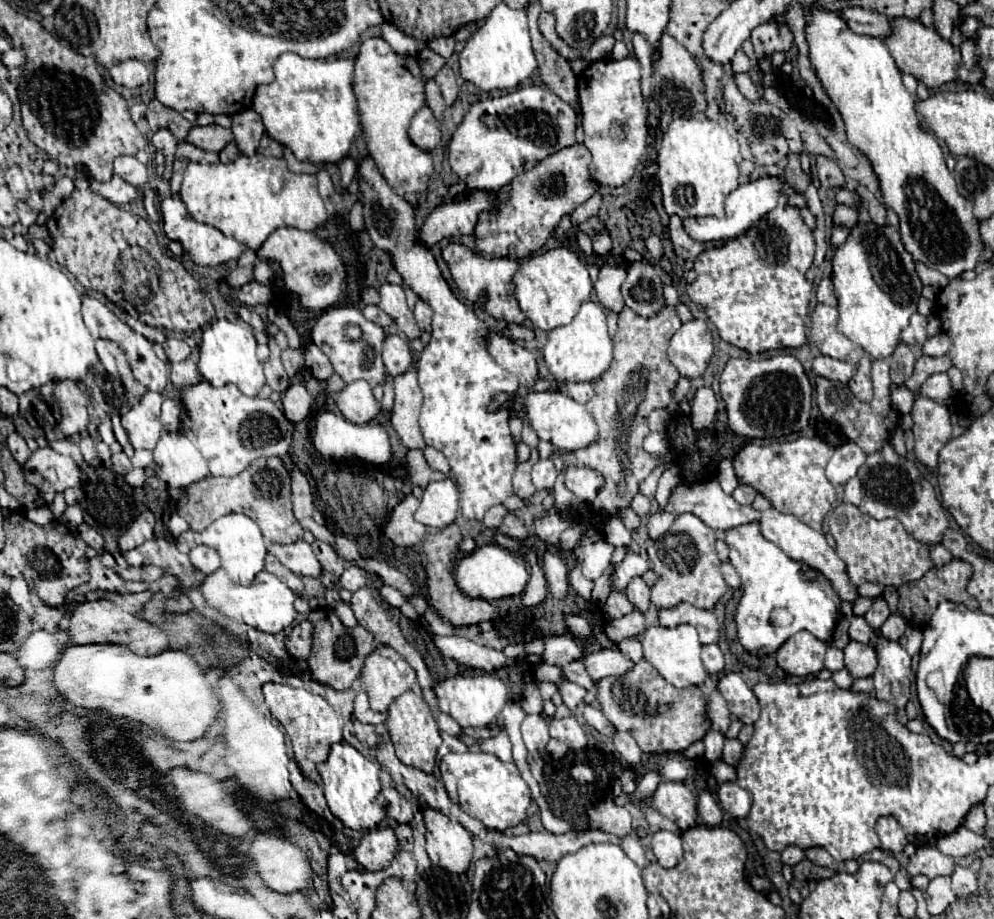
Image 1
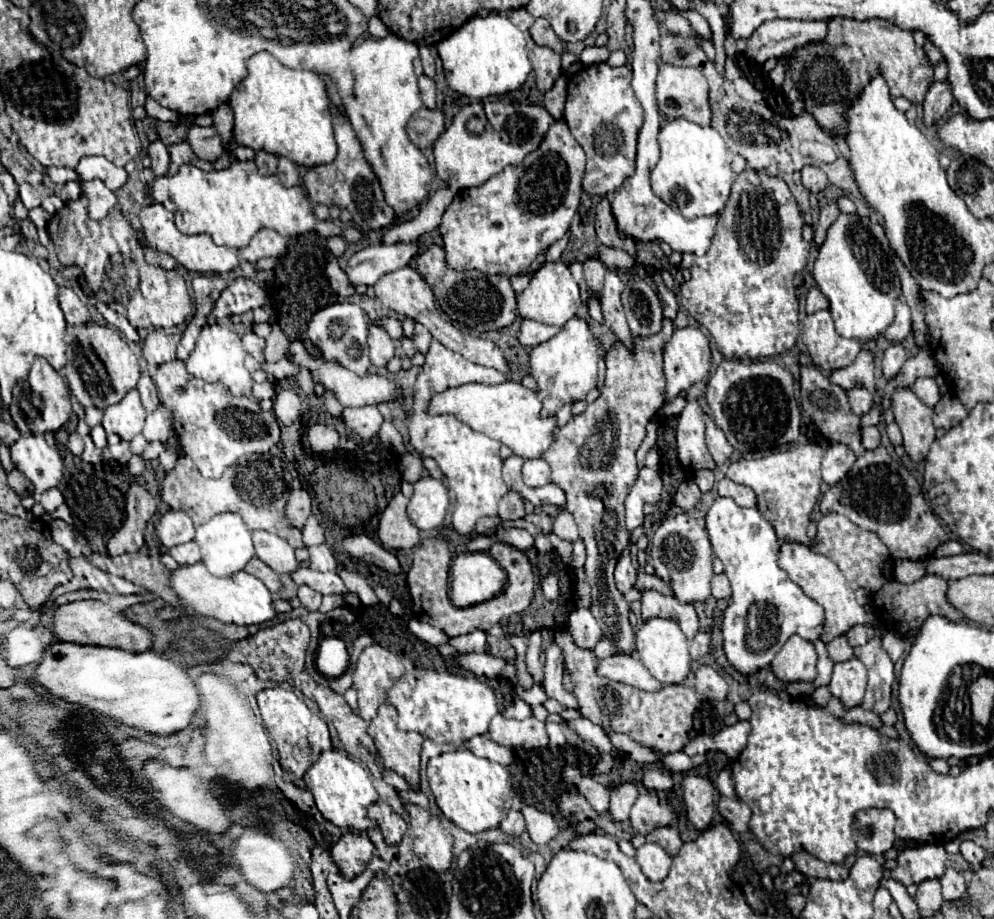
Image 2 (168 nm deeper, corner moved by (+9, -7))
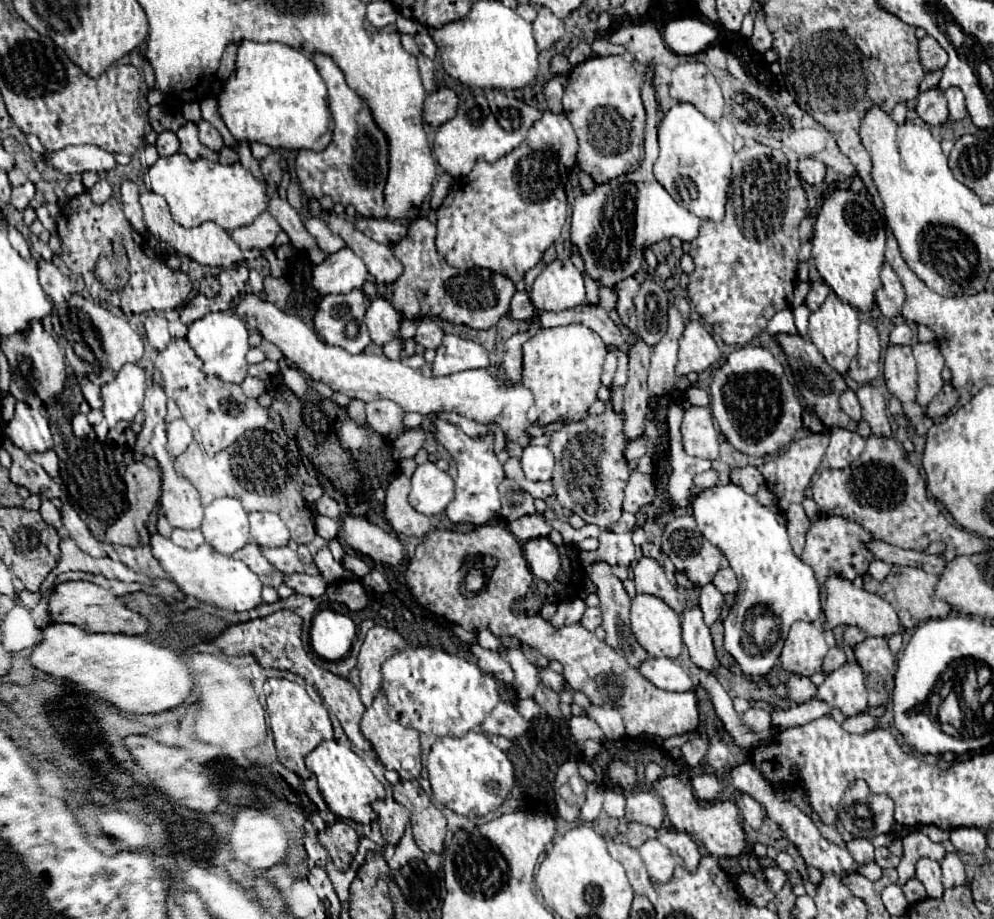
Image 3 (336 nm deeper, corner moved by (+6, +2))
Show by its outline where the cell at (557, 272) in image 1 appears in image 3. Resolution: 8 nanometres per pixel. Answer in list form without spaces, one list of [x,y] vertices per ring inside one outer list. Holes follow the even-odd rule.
[[[555,259],[535,279],[531,301],[541,311],[565,311],[585,303],[583,275],[569,259]]]

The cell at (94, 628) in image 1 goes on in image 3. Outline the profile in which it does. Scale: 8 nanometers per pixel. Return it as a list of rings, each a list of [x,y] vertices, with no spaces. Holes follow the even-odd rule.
[[[67,581],[57,585],[49,599],[49,613],[51,613],[51,621],[55,623],[71,623],[91,633],[143,635],[149,629],[149,621],[143,615],[127,609],[121,597],[111,595],[103,587],[93,585],[89,581]]]

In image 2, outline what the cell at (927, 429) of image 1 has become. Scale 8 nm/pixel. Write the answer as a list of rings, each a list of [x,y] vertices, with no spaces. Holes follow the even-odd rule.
[[[894,388],[892,412],[896,424],[904,434],[904,450],[908,452],[908,456],[914,462],[924,460],[932,440],[936,438],[932,410],[922,404],[910,388]]]

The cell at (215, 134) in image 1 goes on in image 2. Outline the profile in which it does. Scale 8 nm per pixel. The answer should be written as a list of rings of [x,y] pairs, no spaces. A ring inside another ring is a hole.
[[[192,126],[188,132],[188,144],[192,146],[194,154],[200,160],[208,160],[208,162],[216,162],[222,154],[222,140],[218,136],[218,132],[210,126],[210,128],[202,128],[202,126]]]

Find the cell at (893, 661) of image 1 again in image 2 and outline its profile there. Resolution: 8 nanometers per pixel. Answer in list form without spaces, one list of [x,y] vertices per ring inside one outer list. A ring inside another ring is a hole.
[[[876,634],[868,644],[854,648],[854,656],[868,670],[868,688],[862,708],[882,714],[890,708],[890,692],[894,682],[894,664],[886,650],[882,648],[880,634]]]

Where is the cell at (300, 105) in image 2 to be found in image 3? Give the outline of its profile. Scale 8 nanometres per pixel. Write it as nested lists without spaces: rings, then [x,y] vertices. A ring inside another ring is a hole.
[[[243,41],[237,67],[221,87],[215,83],[219,113],[237,141],[259,141],[273,149],[323,151],[331,143],[333,119],[327,105],[327,87],[313,59],[281,43]]]

